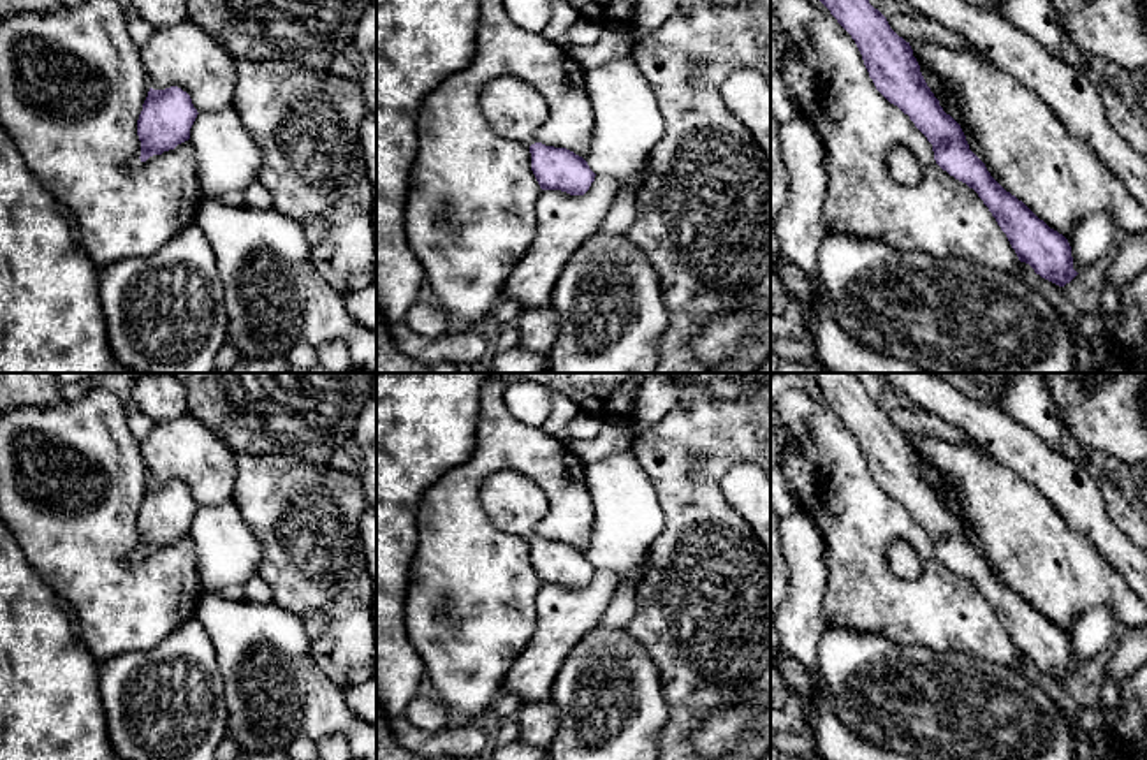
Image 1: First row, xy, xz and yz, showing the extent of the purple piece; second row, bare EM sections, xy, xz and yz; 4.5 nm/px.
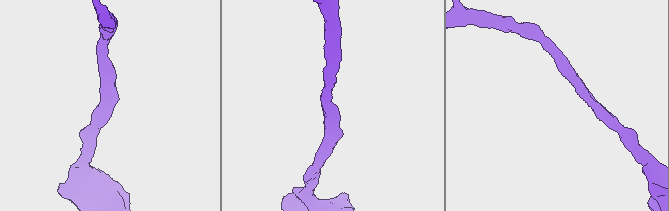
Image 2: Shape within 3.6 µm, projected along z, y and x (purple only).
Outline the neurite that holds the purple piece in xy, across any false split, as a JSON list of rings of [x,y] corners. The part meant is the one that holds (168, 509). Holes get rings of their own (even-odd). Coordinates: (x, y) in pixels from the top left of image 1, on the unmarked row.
[[[150,482],[137,514],[141,549],[130,552],[125,561],[135,565],[150,551],[162,549],[188,535],[197,508],[190,489],[181,482]]]

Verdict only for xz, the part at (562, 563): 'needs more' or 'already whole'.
needs more

